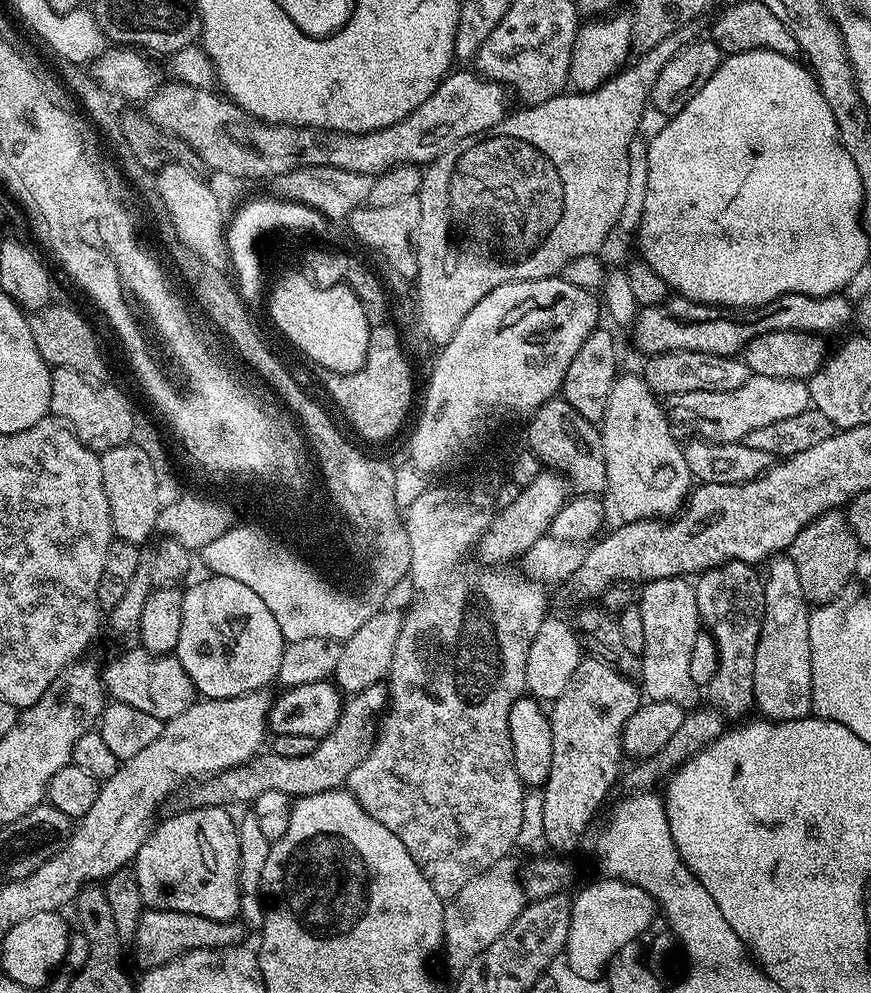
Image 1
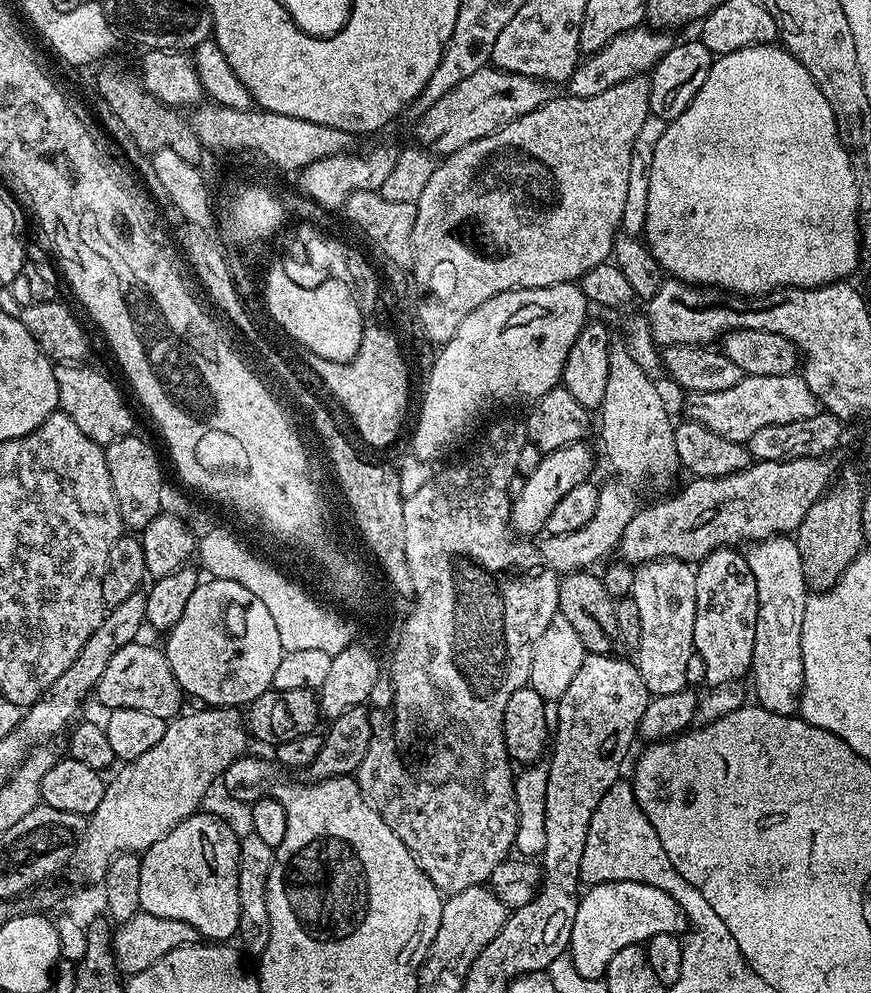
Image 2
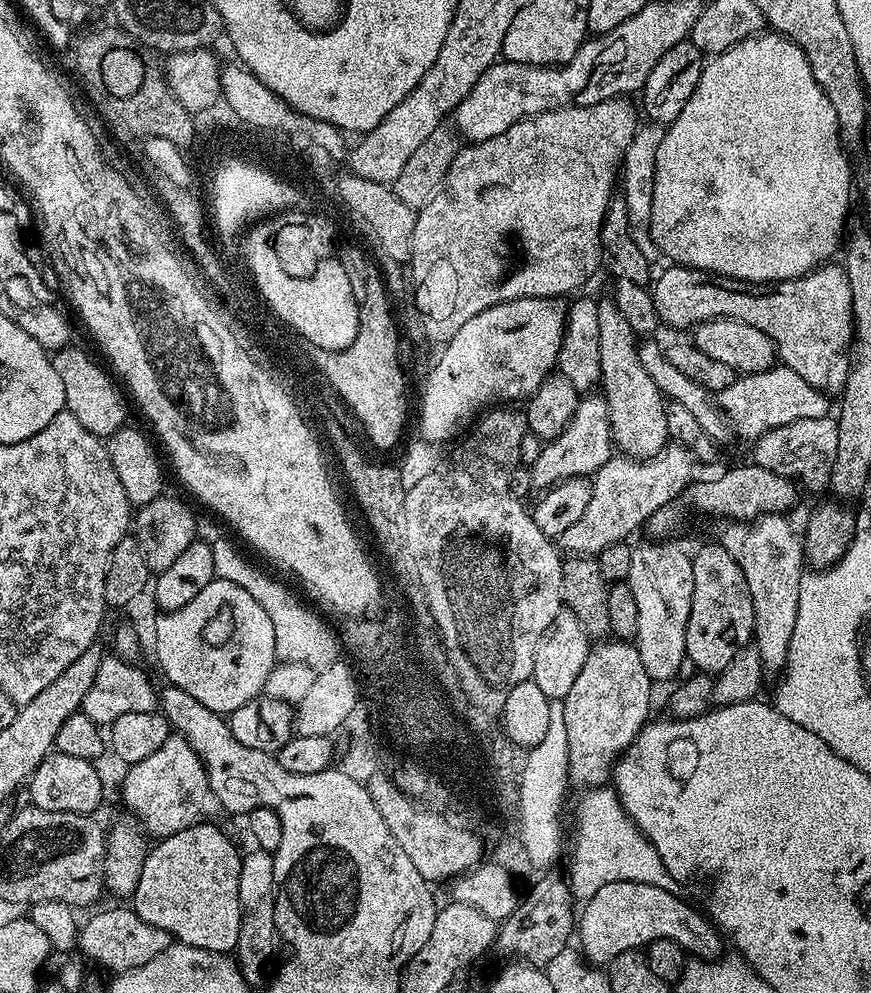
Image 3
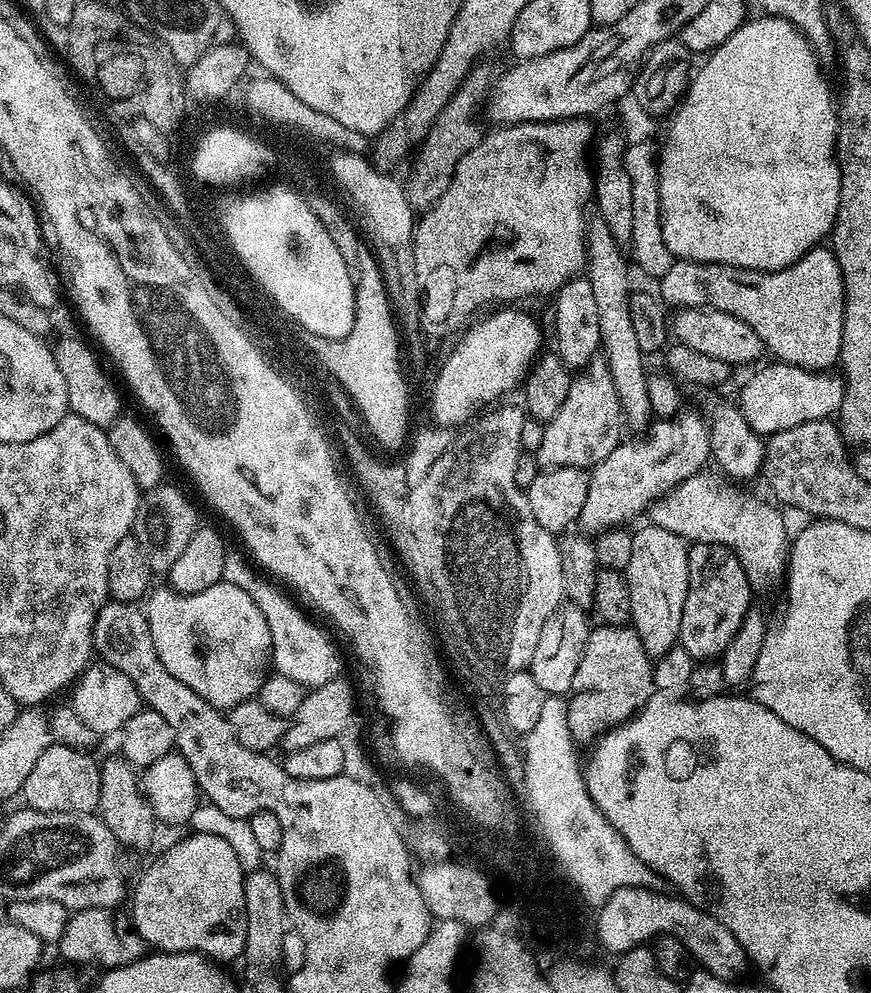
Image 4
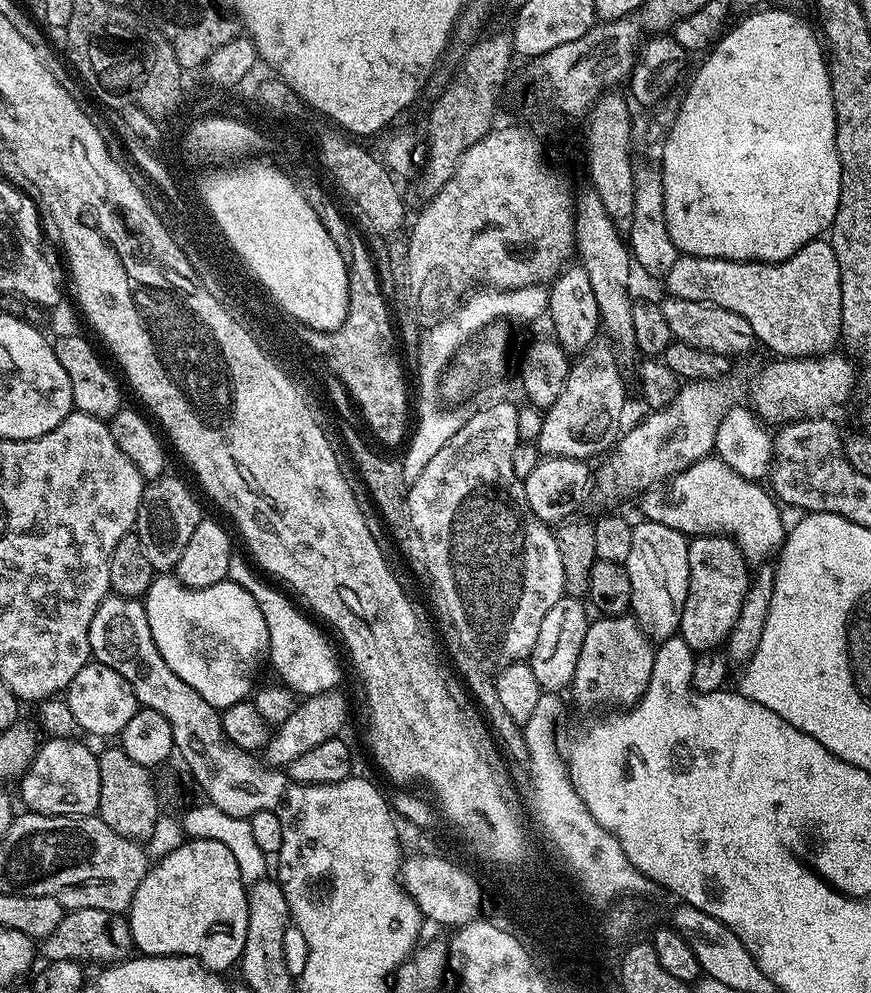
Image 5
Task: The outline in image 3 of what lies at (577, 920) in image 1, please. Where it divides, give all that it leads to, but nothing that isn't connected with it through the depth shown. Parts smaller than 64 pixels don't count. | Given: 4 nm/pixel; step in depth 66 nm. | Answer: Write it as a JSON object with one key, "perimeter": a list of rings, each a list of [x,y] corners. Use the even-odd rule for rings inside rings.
{"perimeter":[[[623,880],[622,882],[606,882],[598,894],[594,894],[584,905],[584,913],[578,916],[578,940],[580,936],[579,951],[583,959],[593,966],[606,966],[618,954],[643,949],[651,940],[670,938],[678,942],[693,957],[699,960],[721,959],[725,937],[721,929],[707,915],[695,912],[690,905],[675,892],[667,892],[653,884],[641,880]]]}

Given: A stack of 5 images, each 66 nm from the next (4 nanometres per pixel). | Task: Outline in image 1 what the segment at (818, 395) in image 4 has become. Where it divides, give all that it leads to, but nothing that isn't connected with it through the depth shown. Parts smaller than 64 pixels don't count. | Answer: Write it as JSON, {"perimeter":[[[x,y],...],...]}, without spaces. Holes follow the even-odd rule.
{"perimeter":[[[749,375],[742,386],[734,390],[698,390],[697,392],[687,392],[685,396],[679,397],[676,404],[670,408],[670,420],[673,425],[685,428],[692,432],[693,437],[702,440],[713,440],[719,444],[735,444],[737,442],[747,441],[750,430],[762,430],[762,426],[770,426],[770,422],[782,422],[782,418],[794,418],[802,414],[810,407],[812,399],[807,383],[802,380],[791,380],[790,378],[766,378],[765,376]]]}

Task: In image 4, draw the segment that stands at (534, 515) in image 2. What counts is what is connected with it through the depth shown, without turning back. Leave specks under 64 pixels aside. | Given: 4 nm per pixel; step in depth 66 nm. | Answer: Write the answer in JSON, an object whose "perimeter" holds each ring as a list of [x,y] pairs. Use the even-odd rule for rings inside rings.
{"perimeter":[[[602,358],[594,359],[573,375],[570,394],[566,394],[562,410],[558,410],[558,414],[554,414],[554,418],[544,424],[542,446],[534,454],[539,467],[595,468],[608,457],[610,450],[622,443],[620,420],[622,421],[620,395],[614,388],[610,366]]]}

